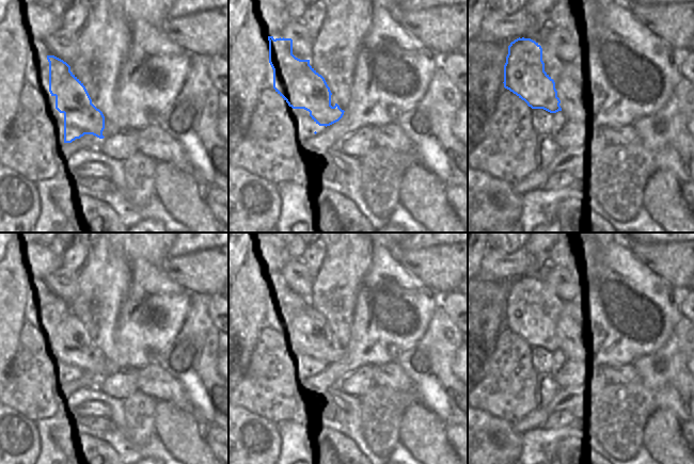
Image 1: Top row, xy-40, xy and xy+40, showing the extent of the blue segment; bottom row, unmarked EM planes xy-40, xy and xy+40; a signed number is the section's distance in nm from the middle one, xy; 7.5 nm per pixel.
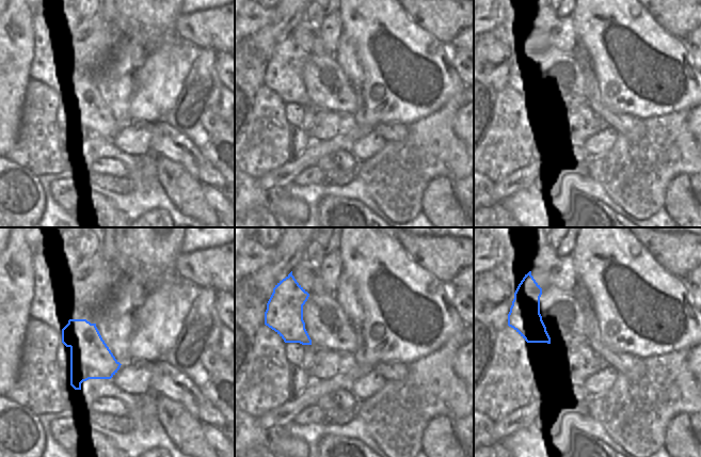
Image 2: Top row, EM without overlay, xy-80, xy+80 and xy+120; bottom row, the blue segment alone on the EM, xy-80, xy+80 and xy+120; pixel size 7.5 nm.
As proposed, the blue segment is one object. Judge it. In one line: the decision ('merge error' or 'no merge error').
no merge error

